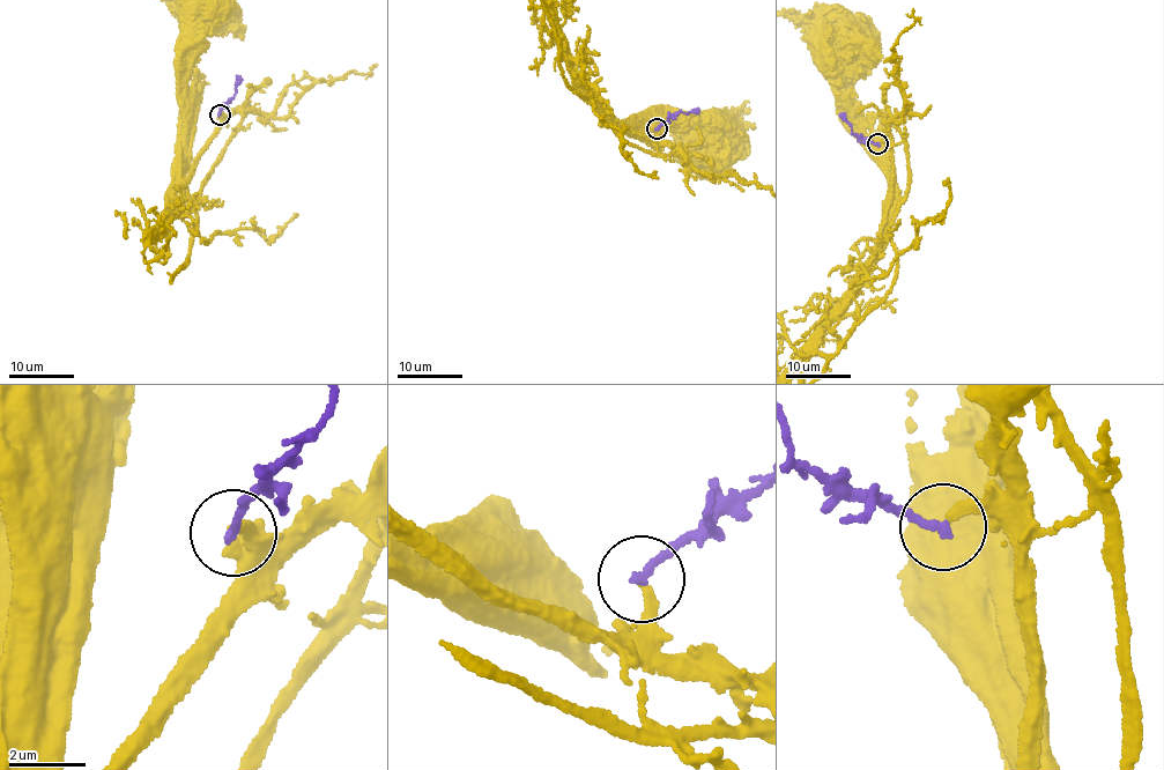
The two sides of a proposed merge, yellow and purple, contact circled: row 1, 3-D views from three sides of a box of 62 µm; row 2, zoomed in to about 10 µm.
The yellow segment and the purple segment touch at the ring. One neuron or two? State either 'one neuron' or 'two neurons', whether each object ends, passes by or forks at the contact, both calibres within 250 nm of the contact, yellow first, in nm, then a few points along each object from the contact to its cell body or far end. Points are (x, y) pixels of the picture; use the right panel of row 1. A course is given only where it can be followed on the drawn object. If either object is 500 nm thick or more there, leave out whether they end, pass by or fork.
two neurons | yellow ends | purple ends | 220/240 nm | yellow via (877, 143), (889, 147), (894, 168), (880, 227), (888, 179), (869, 123), (847, 96), (853, 63), (845, 53) | purple via (877, 145), (853, 133), (851, 124), (842, 113)

